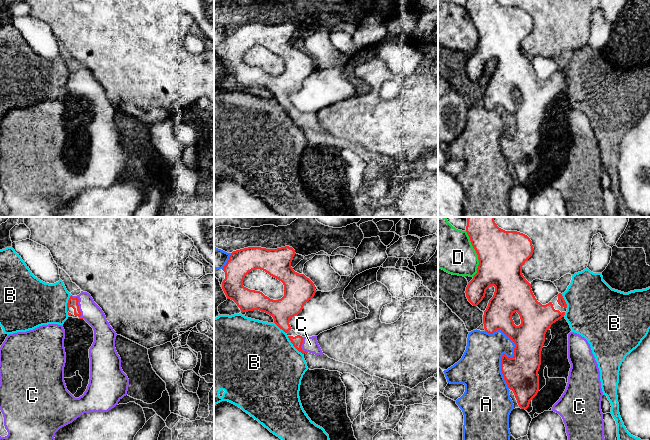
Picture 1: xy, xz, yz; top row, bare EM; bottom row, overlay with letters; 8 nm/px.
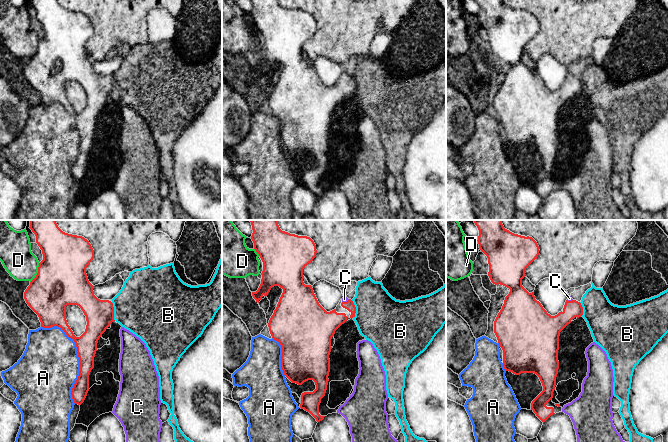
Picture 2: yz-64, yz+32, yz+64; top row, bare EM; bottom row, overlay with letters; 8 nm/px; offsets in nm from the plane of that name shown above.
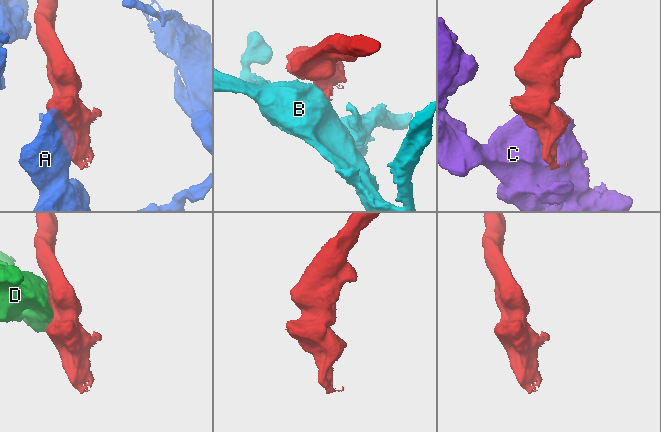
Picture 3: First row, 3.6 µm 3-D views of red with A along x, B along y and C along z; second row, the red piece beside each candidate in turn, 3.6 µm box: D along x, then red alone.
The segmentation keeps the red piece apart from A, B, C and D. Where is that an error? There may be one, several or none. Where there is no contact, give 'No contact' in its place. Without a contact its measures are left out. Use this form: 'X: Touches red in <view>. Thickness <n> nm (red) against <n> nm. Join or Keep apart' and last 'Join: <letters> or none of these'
A: Touches red in yz. Thickness 280 nm (red) against 300 nm. Keep apart
B: Touches red in xy. Thickness 80 nm (red) against 360 nm. Keep apart
C: Touches red in xy. Thickness 80 nm (red) against 160 nm. Join
D: Touches red in yz. Thickness 380 nm (red) against 340 nm. Keep apart
Join: C

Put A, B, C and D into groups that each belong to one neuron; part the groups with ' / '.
A / B / C / D

